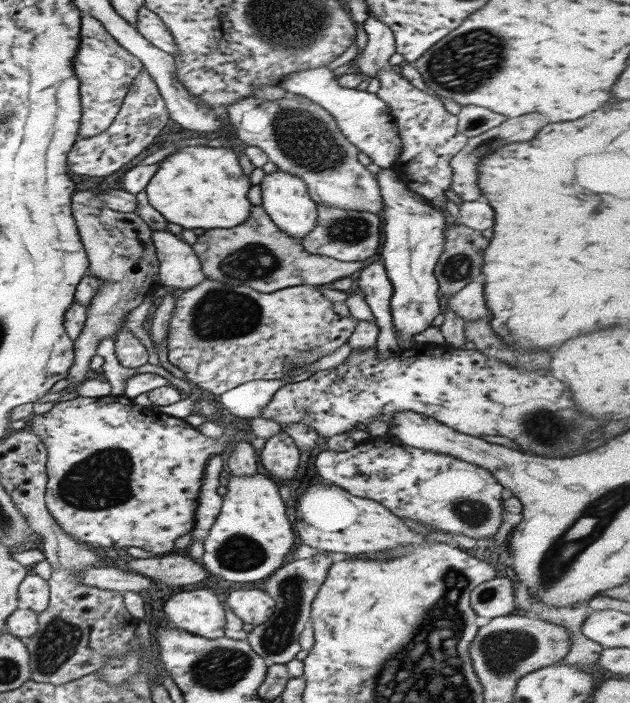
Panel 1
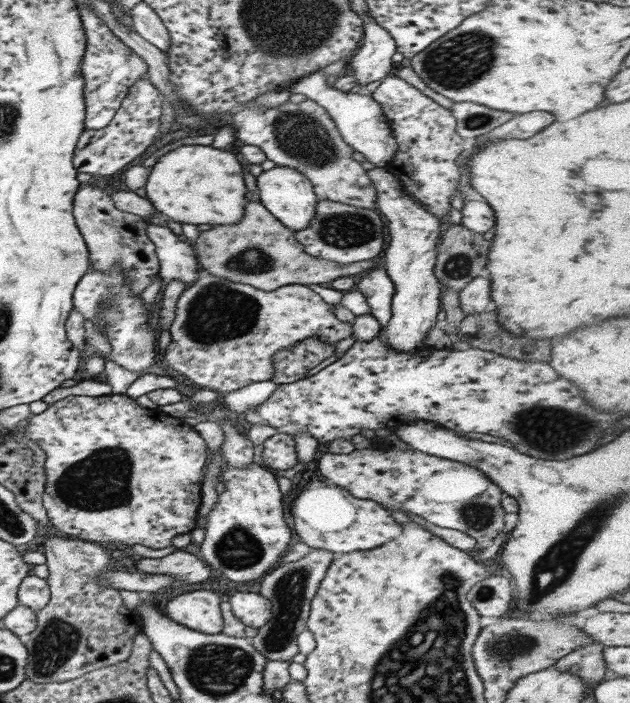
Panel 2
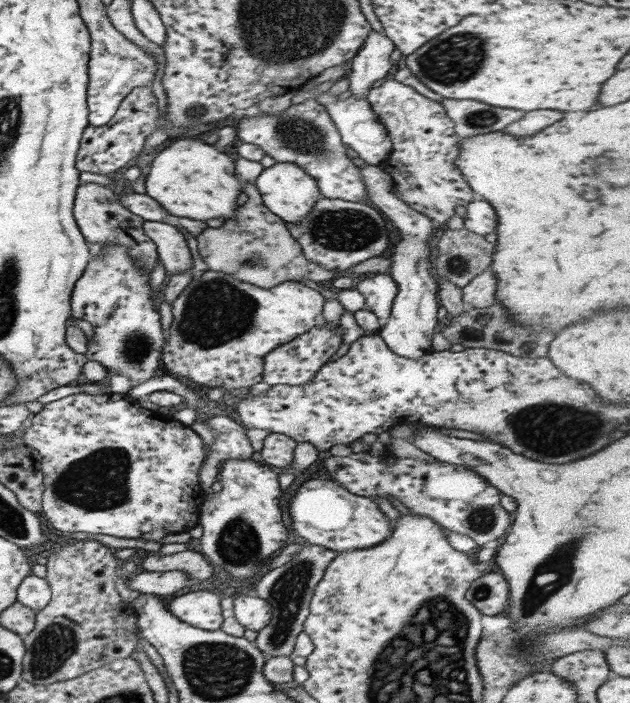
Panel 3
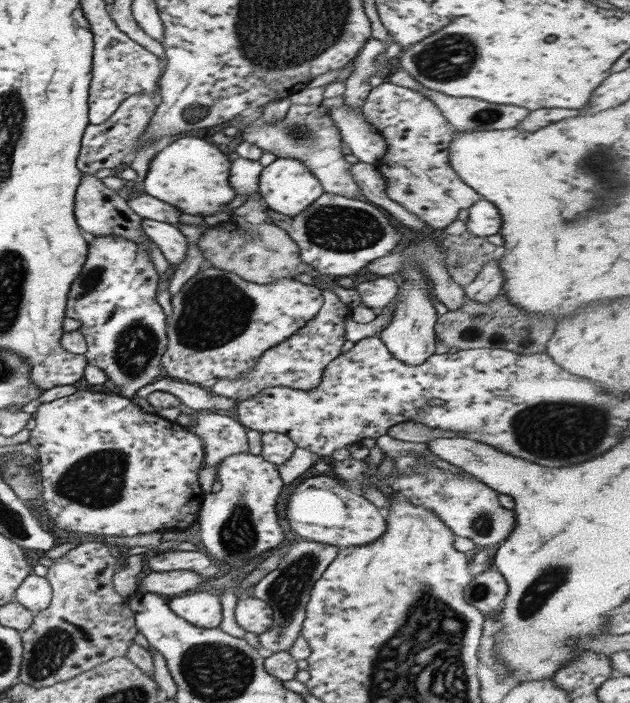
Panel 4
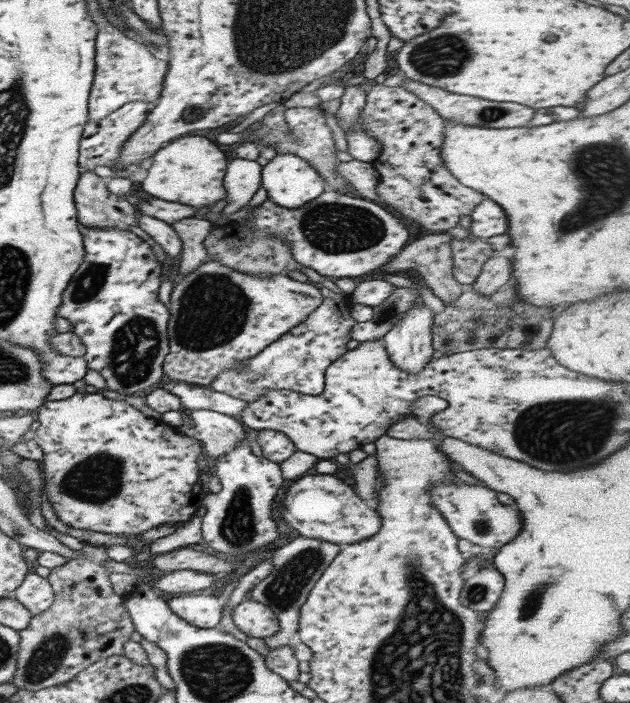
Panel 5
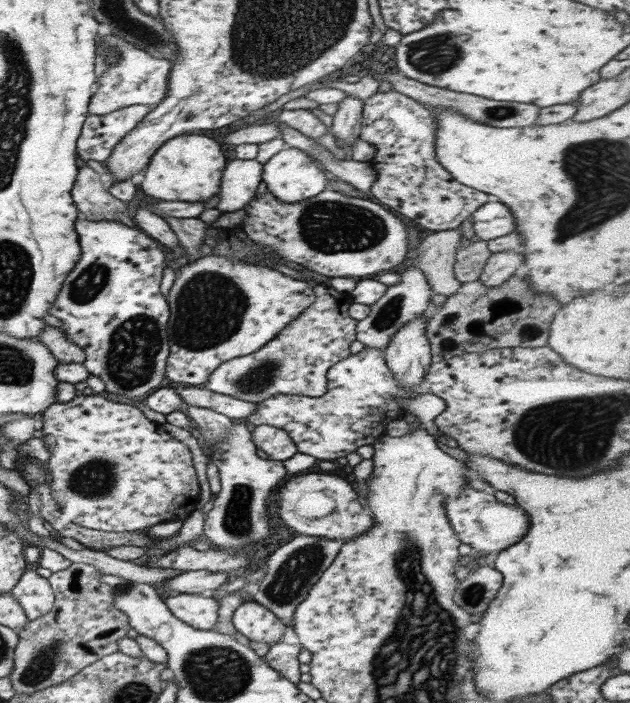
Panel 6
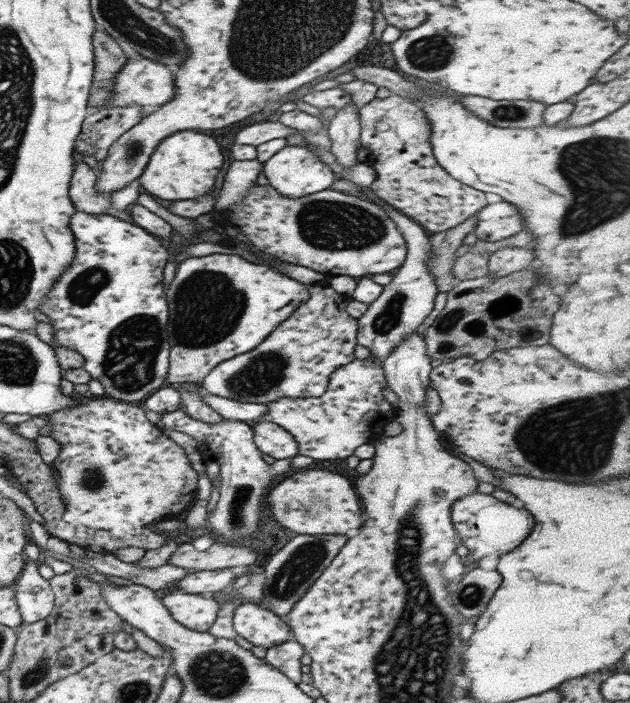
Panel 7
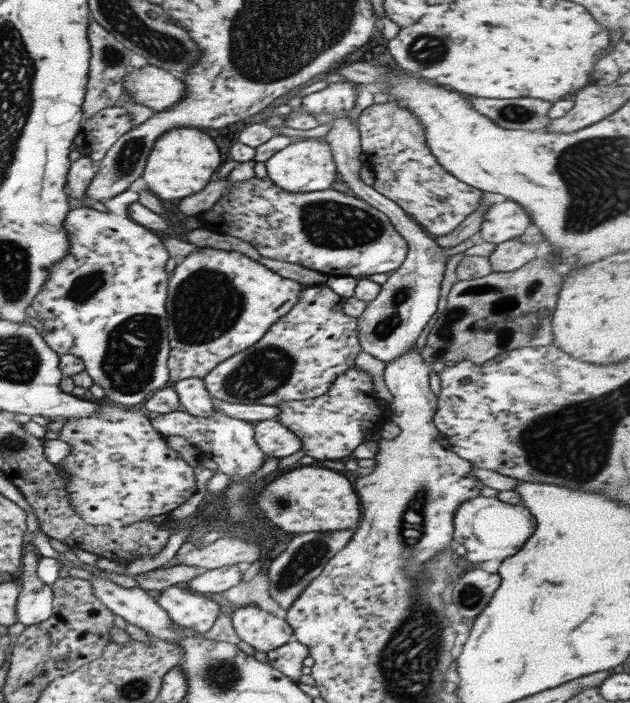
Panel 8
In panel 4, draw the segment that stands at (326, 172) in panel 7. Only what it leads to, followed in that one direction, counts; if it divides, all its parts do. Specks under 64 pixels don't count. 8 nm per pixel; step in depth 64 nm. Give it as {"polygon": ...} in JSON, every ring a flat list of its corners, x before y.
{"polygon":[[276,157,274,162,263,167,259,178,259,190,266,206,281,215,296,216,309,207,321,194,322,183,308,170,301,160]]}

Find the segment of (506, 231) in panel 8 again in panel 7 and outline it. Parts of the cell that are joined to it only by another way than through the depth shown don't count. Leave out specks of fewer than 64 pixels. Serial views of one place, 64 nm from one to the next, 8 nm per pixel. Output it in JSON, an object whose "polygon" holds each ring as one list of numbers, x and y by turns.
{"polygon":[[501,201,487,204,476,214,475,235,479,243,498,242,510,238,525,228,523,216,513,204]]}

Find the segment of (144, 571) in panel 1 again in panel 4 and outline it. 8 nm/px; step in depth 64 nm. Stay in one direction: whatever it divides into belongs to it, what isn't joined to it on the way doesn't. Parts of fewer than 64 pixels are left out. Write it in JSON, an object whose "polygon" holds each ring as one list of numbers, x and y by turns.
{"polygon":[[166,551,158,552,148,560,150,571,170,572,171,570,187,570,201,574,205,578,214,578,220,572,220,566,214,564,212,557,203,552]]}

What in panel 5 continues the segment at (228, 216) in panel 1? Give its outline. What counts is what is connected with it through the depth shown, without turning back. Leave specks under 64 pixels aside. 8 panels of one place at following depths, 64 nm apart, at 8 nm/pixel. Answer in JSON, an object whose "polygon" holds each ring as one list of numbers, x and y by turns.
{"polygon":[[204,134,202,136,184,136,179,137,177,140,170,141,167,146,162,147,161,149,158,149,152,156,152,158,149,159,149,169,147,170,146,178,141,182,142,184,142,190,147,195,150,195,154,198,167,200,168,202,182,202,182,204,197,208,202,208,202,206,214,206,218,200,224,200,226,198,227,192,224,188,223,178,225,175,226,170,224,168,227,168,228,166,228,159,226,159,226,156,224,155,224,151,220,150,219,145,215,142,212,142,212,140,208,140,208,138,205,138]]}

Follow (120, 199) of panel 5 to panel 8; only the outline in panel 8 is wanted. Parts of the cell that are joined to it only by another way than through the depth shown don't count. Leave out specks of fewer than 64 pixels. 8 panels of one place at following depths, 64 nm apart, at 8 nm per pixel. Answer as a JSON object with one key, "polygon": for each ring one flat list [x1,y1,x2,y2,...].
{"polygon":[[85,154,71,162,67,174,68,194,70,197,83,200,85,204,82,207,88,207,93,203,91,198,87,197,86,189,92,182,96,171,97,163]]}

